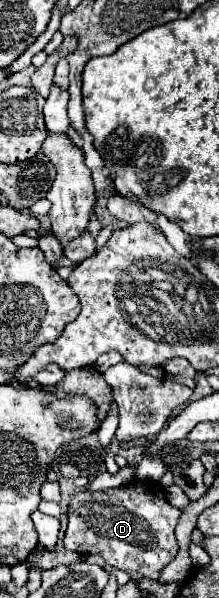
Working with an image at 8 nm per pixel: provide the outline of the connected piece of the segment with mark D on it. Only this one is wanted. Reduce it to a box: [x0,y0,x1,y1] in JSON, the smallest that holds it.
[63,480,181,582]

